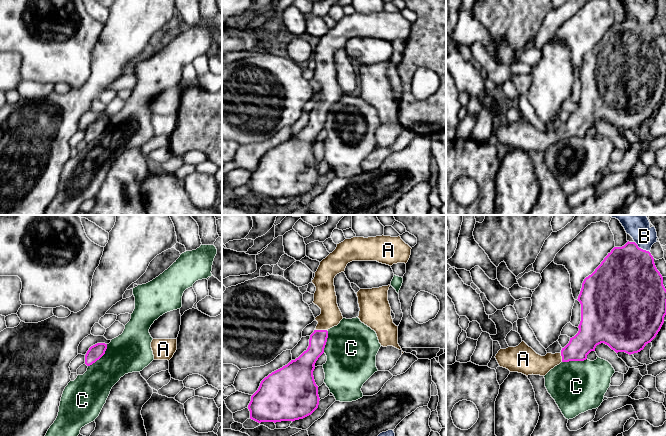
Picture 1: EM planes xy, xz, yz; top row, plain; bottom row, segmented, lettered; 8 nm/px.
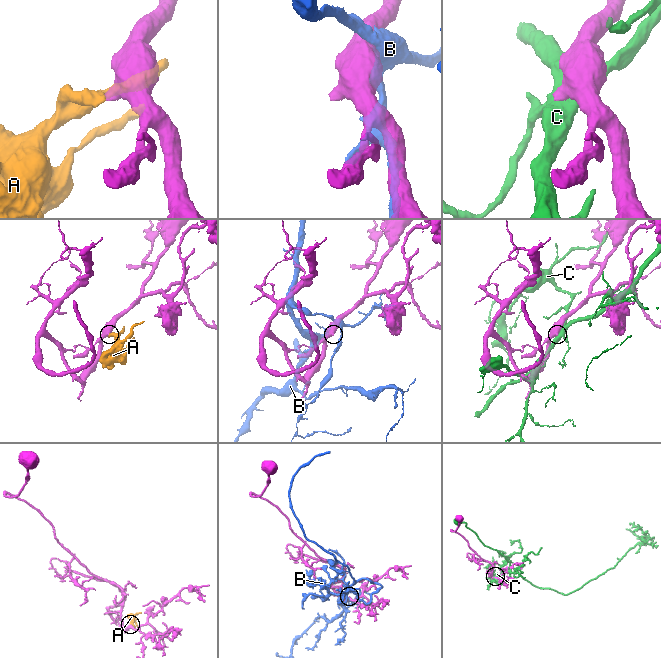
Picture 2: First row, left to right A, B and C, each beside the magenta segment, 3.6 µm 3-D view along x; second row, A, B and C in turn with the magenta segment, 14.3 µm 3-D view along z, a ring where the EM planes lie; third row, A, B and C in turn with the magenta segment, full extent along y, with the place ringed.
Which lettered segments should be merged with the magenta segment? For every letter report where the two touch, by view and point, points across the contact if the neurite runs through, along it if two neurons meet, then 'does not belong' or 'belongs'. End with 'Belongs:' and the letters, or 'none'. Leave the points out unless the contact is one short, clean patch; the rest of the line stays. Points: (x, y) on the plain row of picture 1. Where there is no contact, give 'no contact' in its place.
A: meets magenta in xz at (321, 106); runs through xz (318, 115), (321, 106), (326, 96), (326, 76); belongs
B: meets magenta in yz at (640, 24); does not belong
C: meets magenta in xy at (100, 133); does not belong
Belongs: A

